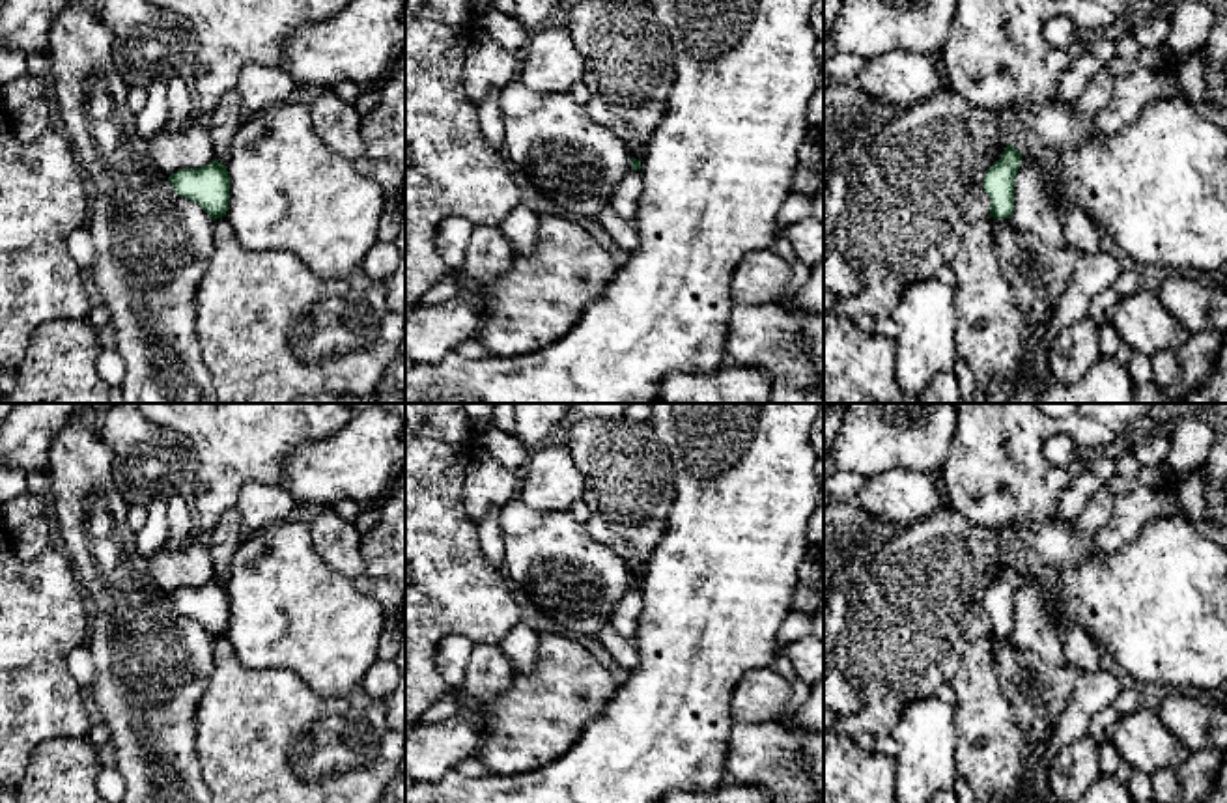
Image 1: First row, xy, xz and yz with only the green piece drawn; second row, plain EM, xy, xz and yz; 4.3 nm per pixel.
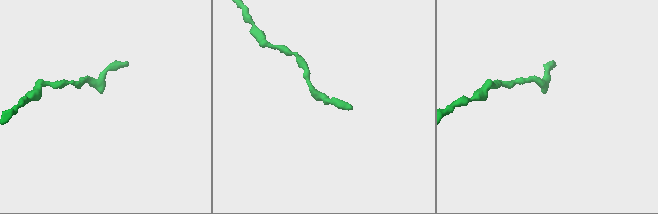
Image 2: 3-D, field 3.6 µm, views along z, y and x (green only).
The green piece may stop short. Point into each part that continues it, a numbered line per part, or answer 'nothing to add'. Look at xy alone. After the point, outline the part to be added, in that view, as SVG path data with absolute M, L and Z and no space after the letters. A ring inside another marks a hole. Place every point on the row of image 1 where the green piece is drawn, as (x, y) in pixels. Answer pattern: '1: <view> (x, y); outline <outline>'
nothing to add

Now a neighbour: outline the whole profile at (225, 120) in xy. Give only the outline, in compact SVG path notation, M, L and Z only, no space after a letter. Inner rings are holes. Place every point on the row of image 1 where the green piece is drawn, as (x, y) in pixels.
M230 90L222 95L217 106L209 112L207 133L215 148L215 161L226 164L232 140L245 116L247 112L237 90Z

